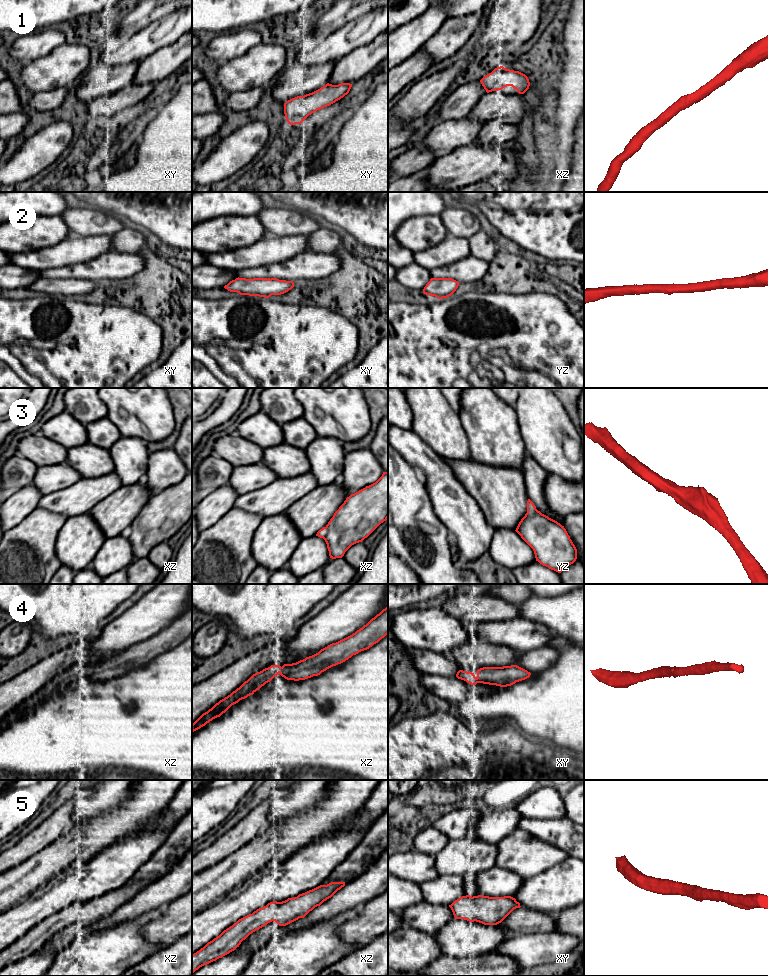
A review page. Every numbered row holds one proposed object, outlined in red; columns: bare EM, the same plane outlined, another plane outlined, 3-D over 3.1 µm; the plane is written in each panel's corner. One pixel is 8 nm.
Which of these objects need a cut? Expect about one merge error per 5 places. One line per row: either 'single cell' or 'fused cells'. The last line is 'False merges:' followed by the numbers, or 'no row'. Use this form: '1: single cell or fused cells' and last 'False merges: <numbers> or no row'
1: single cell
2: single cell
3: single cell
4: single cell
5: single cell
False merges: no row

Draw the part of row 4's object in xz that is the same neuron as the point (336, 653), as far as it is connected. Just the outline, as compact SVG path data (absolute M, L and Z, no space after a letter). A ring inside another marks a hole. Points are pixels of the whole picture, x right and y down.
M388 606L385 609L383 609L379 614L377 614L374 618L372 618L366 625L357 630L355 633L336 643L328 645L327 647L321 649L318 653L306 657L305 659L300 660L296 663L284 664L282 667L280 665L271 665L270 667L253 674L239 688L237 688L235 691L233 691L230 695L228 695L224 699L220 700L207 712L203 713L192 724L192 732L205 726L213 719L220 717L232 705L238 703L240 700L245 699L250 695L253 695L262 686L270 682L275 676L280 674L285 679L294 681L305 680L313 676L318 676L327 669L345 662L353 655L356 655L361 651L369 649L374 644L378 643L387 634L388 634Z

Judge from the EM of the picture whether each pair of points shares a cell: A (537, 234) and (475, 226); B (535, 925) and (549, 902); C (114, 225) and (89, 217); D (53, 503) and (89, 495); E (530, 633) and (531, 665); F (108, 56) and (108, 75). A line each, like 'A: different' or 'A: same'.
A: different
B: different
C: same
D: same
E: different
F: different

